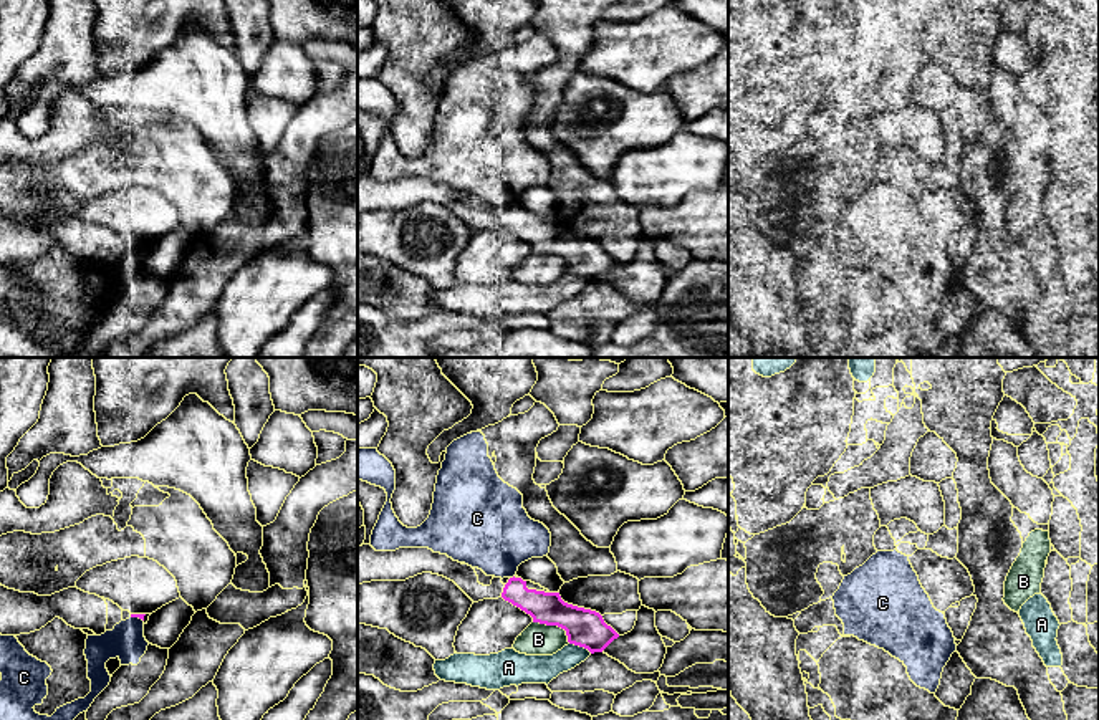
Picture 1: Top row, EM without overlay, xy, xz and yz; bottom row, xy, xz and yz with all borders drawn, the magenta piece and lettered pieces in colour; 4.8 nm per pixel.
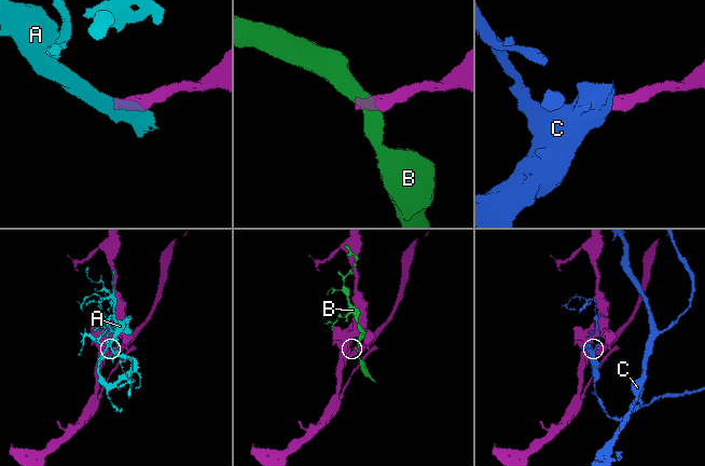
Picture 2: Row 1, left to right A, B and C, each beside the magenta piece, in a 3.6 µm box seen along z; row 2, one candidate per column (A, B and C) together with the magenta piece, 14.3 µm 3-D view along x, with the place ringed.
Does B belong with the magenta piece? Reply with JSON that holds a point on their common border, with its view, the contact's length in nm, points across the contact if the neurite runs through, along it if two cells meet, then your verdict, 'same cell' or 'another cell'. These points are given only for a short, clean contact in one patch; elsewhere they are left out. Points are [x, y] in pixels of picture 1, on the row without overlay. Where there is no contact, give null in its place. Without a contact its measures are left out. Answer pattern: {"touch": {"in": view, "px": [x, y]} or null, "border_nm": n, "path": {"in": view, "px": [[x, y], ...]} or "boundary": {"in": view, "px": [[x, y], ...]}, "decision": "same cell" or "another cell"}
{"touch": {"in": "xz", "px": [555, 254]}, "border_nm": 220, "boundary": {"in": "xz", "px": [[533, 250], [560, 255], [570, 272]]}, "decision": "another cell"}

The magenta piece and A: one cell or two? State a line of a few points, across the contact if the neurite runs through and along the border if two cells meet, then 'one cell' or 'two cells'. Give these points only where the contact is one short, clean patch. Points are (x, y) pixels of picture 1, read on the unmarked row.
line xz (570, 272), (591, 282); two cells

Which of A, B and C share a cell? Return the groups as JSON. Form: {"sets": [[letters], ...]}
{"sets": [["A"], ["B"], ["C"]]}

